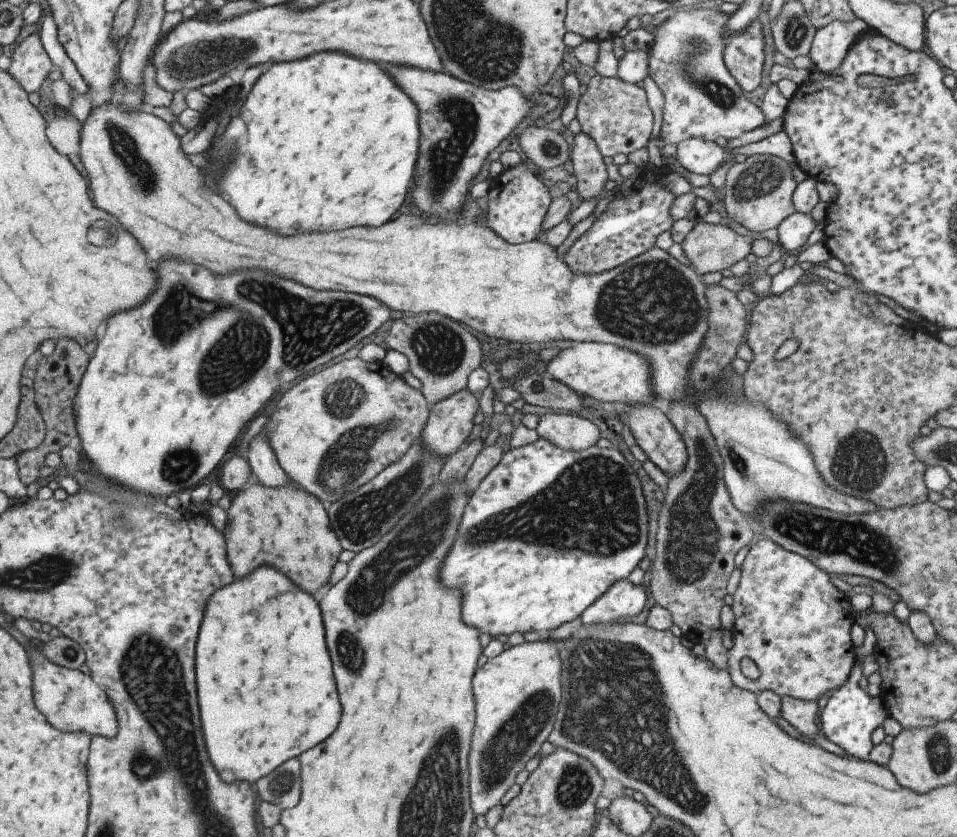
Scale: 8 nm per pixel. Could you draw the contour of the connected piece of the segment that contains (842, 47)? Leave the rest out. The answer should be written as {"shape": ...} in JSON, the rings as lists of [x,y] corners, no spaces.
{"shape":[[[857,18],[848,23],[832,21],[818,28],[814,32],[807,54],[814,66],[812,70],[823,73],[836,71],[853,44],[855,34],[863,34],[867,30],[867,24]]]}

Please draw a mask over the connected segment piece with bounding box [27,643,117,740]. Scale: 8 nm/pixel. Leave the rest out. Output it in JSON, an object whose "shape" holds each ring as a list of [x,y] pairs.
{"shape":[[[30,643],[30,652],[29,655],[27,654],[28,658],[30,658],[31,662],[31,672],[33,672],[33,678],[31,678],[31,684],[33,684],[33,702],[35,702],[35,706],[37,706],[37,710],[45,716],[45,720],[53,726],[53,728],[57,728],[57,730],[61,730],[61,732],[84,732],[85,734],[93,737],[104,737],[105,739],[109,740],[115,736],[115,732],[117,732],[117,724],[115,724],[115,714],[113,714],[113,708],[111,708],[110,700],[107,698],[107,695],[105,692],[103,692],[102,688],[99,688],[91,680],[91,677],[89,675],[86,675],[84,673],[81,673],[77,669],[66,669],[63,667],[60,667],[59,665],[56,665],[55,663],[51,662],[47,657],[44,657],[40,651],[35,651],[31,648]]]}

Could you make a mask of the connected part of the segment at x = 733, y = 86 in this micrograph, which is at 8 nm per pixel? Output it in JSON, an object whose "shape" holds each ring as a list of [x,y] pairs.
{"shape":[[[695,7],[681,8],[675,10],[672,16],[661,22],[652,32],[652,43],[647,50],[646,76],[653,80],[663,95],[659,145],[675,144],[691,137],[714,141],[715,138],[721,136],[725,140],[731,140],[765,122],[766,118],[762,110],[745,99],[743,91],[725,68],[722,50],[728,40],[723,33],[727,19],[726,14],[718,10]]]}

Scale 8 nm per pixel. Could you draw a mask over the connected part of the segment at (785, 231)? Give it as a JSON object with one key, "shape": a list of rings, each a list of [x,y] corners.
{"shape":[[[793,212],[791,216],[785,217],[776,228],[778,244],[784,254],[795,254],[807,242],[809,234],[815,228],[815,222],[809,214]]]}

